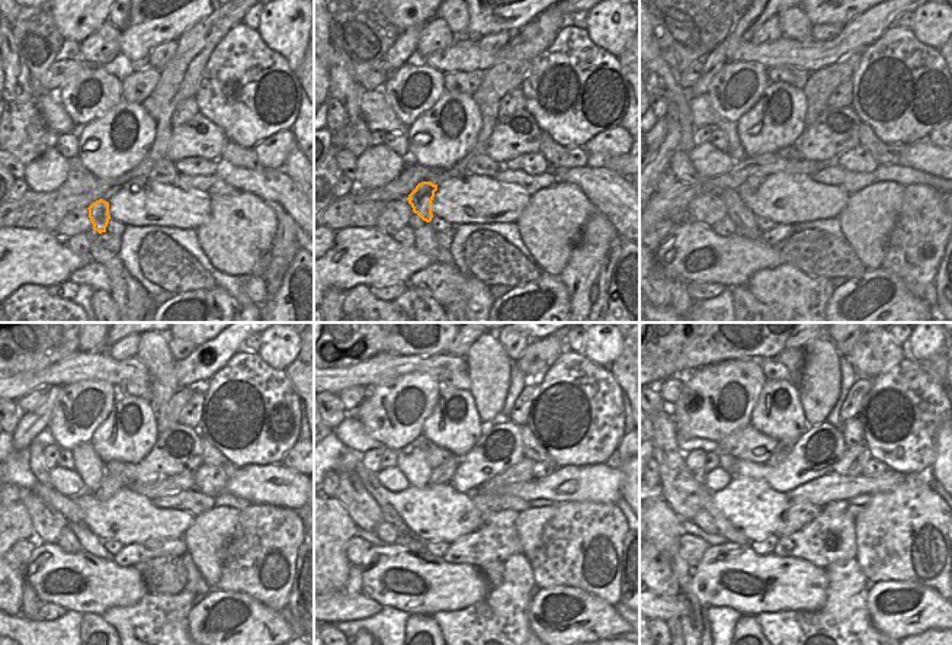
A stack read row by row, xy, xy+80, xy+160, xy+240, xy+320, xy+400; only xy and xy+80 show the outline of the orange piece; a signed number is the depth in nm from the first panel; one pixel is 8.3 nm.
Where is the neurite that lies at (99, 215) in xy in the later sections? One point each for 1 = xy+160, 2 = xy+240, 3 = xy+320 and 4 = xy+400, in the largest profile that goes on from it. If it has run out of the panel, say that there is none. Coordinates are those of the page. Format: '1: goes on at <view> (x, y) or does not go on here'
1: goes on at xy+160 (749, 186)
2: goes on at xy+240 (111, 484)
3: goes on at xy+320 (442, 474)
4: goes on at xy+400 (784, 446)

